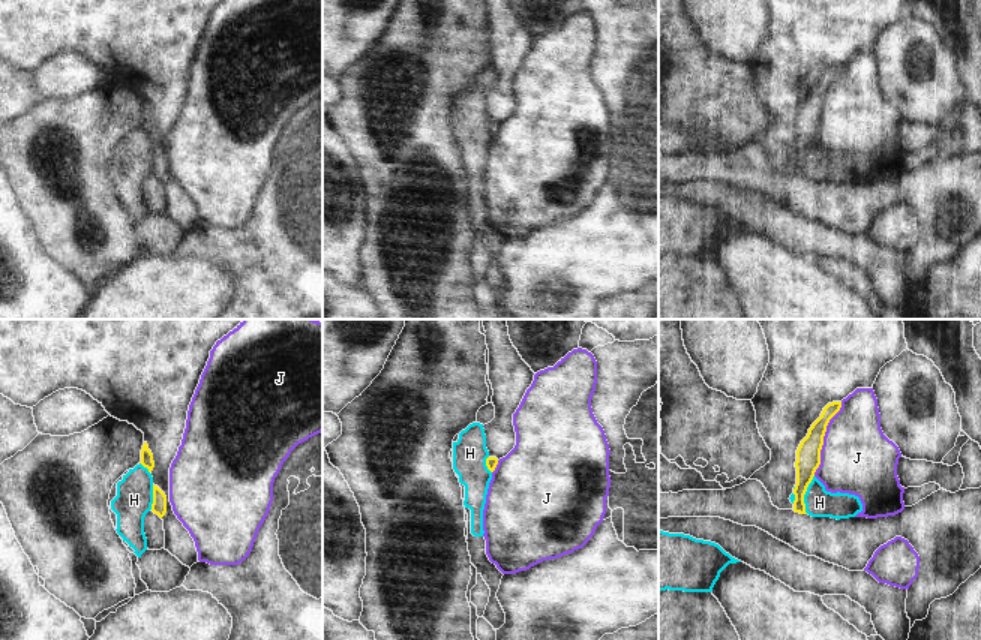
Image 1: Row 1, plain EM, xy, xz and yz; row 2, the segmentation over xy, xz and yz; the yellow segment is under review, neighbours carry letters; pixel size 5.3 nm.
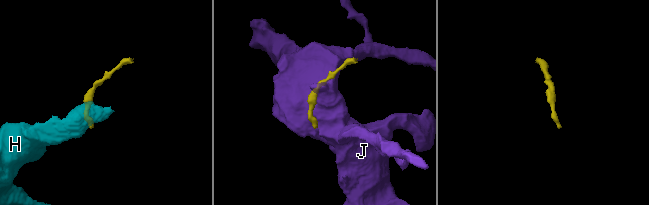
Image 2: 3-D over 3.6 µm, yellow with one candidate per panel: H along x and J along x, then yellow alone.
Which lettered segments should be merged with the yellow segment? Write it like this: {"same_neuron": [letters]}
{"same_neuron": []}

